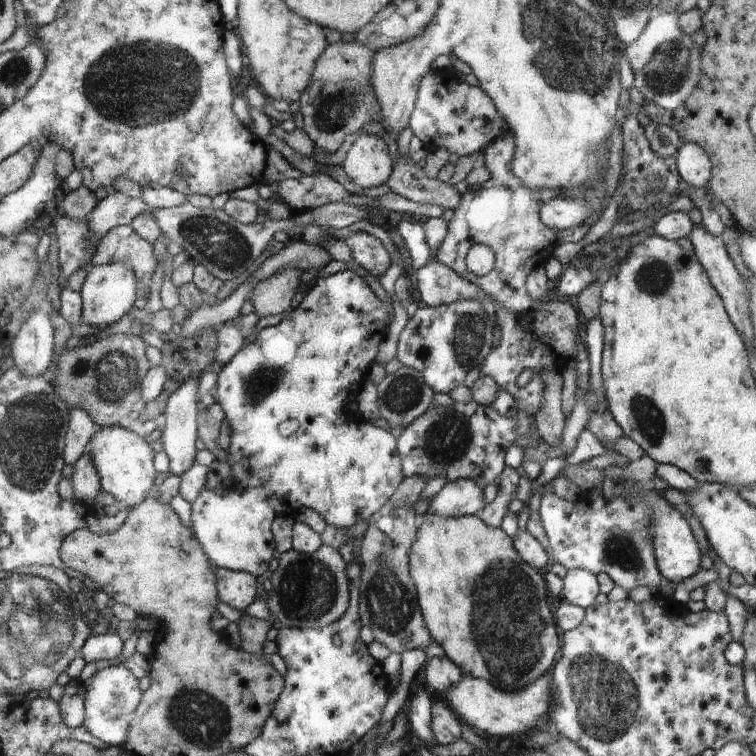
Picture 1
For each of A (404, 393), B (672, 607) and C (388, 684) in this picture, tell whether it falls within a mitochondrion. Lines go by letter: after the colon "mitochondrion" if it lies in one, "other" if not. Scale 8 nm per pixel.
A: mitochondrion
B: other
C: other

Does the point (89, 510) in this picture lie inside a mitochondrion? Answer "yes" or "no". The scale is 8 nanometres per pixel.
no

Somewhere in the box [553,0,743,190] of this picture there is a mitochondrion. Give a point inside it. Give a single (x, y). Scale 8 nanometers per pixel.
(665, 68)

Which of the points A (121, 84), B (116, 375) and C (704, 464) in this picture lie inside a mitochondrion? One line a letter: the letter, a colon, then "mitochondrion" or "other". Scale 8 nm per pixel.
A: mitochondrion
B: mitochondrion
C: other

